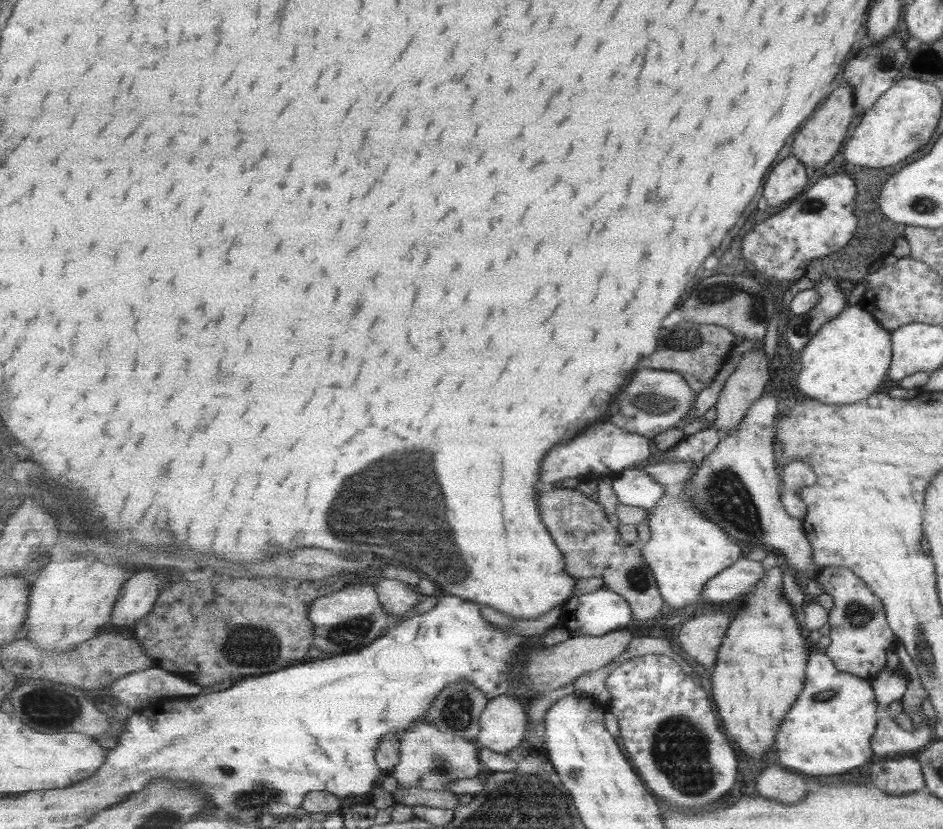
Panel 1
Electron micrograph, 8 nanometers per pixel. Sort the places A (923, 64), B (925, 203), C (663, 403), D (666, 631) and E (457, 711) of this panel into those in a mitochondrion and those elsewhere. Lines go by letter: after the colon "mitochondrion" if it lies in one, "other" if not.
A: other
B: mitochondrion
C: mitochondrion
D: other
E: mitochondrion

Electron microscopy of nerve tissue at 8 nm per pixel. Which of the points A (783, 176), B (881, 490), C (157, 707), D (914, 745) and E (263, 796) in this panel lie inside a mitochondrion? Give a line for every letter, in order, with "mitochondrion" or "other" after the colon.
A: other
B: mitochondrion
C: other
D: other
E: mitochondrion

